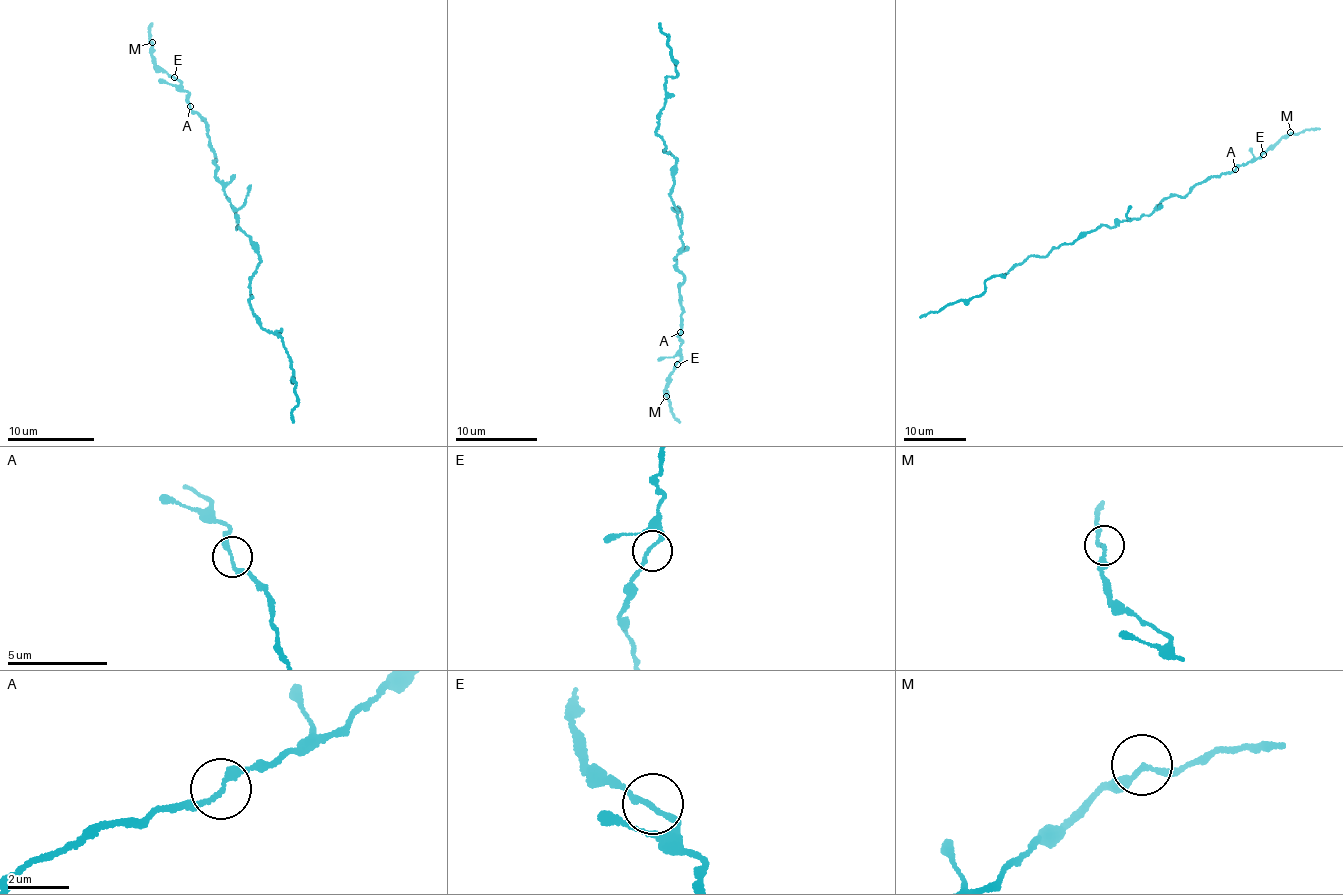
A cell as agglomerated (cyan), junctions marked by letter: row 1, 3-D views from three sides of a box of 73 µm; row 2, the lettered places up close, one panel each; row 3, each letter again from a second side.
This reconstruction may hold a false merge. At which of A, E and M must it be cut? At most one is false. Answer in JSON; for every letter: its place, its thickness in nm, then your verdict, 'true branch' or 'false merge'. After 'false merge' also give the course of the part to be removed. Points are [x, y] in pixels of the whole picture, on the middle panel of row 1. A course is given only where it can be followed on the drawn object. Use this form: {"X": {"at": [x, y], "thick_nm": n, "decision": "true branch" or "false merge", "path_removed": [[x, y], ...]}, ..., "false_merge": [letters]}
{"A": {"at": [680, 332], "thick_nm": 190, "decision": "true branch"}, "E": {"at": [677, 364], "thick_nm": 170, "decision": "true branch"}, "M": {"at": [666, 396], "thick_nm": 190, "decision": "true branch"}, "false_merge": []}

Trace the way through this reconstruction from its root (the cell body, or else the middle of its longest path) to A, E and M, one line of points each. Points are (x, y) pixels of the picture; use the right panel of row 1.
A: (1117, 224), (1150, 215), (1167, 198), (1186, 196), (1197, 185), (1235, 169)
E: (1117, 224), (1150, 215), (1167, 198), (1186, 196), (1197, 185), (1234, 171), (1263, 154)
M: (1117, 224), (1150, 215), (1167, 198), (1186, 196), (1197, 185), (1234, 171), (1261, 156), (1290, 132)

